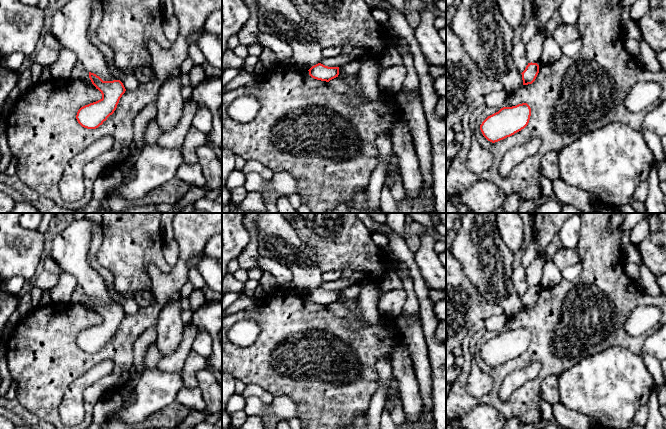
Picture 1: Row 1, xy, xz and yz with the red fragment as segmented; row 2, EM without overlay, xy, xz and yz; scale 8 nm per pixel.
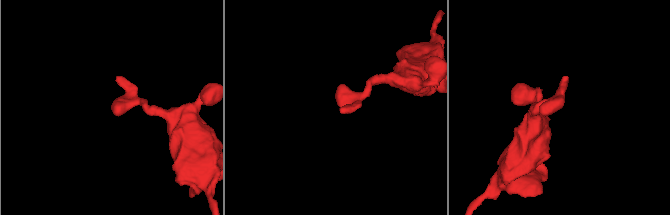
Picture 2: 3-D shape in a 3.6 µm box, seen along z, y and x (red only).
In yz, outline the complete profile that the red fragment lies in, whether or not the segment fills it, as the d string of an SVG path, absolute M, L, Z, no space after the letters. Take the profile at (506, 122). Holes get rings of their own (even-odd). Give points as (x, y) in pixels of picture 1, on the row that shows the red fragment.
M527 103L503 107L488 116L480 125L483 136L495 143L524 129L530 120L531 108Z

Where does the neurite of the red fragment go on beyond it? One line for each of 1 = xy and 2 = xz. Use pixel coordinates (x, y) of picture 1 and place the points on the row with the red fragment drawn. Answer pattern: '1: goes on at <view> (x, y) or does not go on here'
1: does not go on here
2: does not go on here

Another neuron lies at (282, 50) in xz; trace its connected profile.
M258 31L258 40L263 48L275 53L276 59L286 59L292 56L292 49L289 44L280 40L276 36L262 34Z

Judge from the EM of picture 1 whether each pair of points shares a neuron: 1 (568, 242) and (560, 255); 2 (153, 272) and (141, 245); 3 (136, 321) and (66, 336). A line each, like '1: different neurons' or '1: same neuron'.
1: different neurons
2: different neurons
3: same neuron

